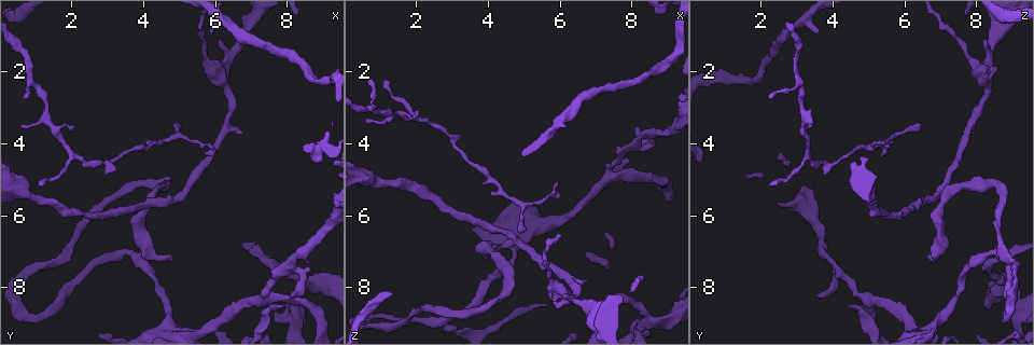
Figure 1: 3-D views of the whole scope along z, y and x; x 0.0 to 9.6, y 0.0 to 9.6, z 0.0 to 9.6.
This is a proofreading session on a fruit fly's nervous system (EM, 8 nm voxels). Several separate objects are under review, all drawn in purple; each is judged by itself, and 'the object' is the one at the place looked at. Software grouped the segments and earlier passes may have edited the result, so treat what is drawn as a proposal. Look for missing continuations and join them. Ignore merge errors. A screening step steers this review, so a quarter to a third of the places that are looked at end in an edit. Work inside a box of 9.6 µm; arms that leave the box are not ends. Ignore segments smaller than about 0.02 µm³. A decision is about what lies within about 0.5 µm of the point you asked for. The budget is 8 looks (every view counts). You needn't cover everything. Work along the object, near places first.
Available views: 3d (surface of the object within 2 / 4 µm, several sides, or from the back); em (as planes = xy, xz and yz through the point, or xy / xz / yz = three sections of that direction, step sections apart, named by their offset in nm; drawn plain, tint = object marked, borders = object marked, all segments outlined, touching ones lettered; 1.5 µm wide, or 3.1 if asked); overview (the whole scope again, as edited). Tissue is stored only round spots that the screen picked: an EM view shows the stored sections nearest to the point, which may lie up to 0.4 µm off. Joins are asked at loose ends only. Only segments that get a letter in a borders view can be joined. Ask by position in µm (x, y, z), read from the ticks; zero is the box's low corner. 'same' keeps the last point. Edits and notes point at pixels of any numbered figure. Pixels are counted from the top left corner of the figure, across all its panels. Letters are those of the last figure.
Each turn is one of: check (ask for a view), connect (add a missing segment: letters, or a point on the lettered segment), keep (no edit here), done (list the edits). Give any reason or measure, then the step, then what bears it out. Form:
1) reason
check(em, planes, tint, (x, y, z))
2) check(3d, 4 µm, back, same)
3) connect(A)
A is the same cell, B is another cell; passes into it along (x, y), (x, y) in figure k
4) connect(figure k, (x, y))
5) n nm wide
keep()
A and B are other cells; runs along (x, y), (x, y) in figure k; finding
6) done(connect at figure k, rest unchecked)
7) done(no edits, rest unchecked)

branch stops here
check(em, yz, step 4, borders, (0.75, 2.70, 2.25))

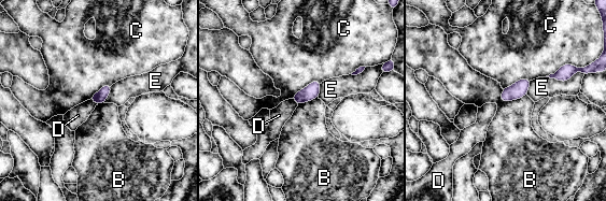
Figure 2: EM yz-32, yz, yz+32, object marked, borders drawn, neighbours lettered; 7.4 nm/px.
another direction
check(em, planes, borders, same)

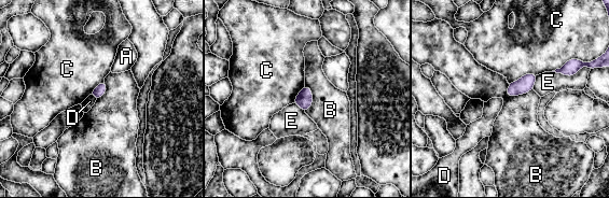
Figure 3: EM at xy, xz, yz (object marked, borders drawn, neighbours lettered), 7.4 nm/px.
keep()
A, B, C, D and E are other cells; border along (533, 88), (513, 96), (506, 94) in figure 3; none of them fits

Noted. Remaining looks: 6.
branch stops here
check(em, planes, borders, (5.90, 0.90, 3.55))

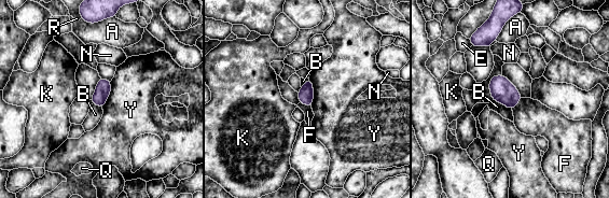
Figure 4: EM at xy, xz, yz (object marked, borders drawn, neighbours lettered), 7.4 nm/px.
Y touches over 220 nm
connect(F)
F is the same cell, A, B, E, K, N, Q, R and Y are other cells; passes into it along (306, 93), (305, 104), (307, 111) in figure 4; the neuron continues

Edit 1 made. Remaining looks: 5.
free end
check(3d, 2 µm, (6.80, 3.70, 7.75))

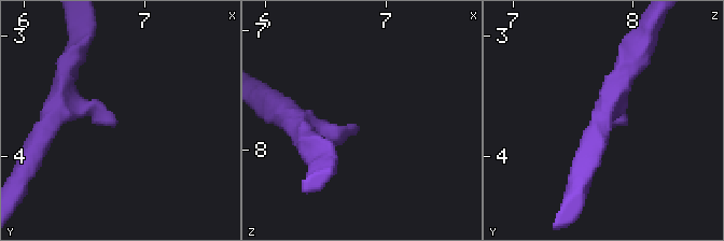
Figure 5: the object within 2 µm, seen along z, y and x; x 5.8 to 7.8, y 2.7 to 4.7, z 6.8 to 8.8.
arms of 200, 220 nm
check(em, planes, tint, (6.74, 3.72, 7.82))

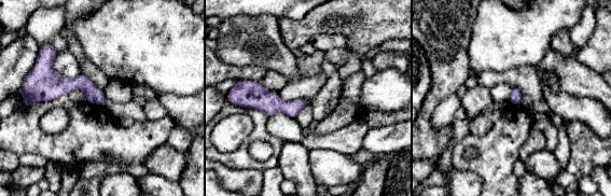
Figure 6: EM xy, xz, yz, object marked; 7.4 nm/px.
what lies round it
check(em, planes, borders, same)

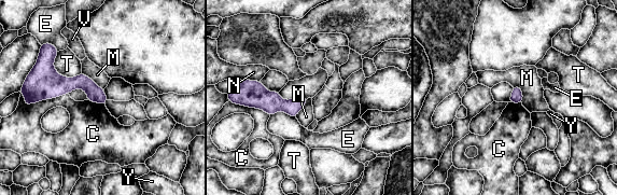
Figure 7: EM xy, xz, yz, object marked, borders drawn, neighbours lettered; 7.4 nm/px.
keep()
C, E, M, N, T, V and Y are other cells; no lettered segment goes on from it

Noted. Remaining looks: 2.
done(connect at figure 4, rest unchecked)

